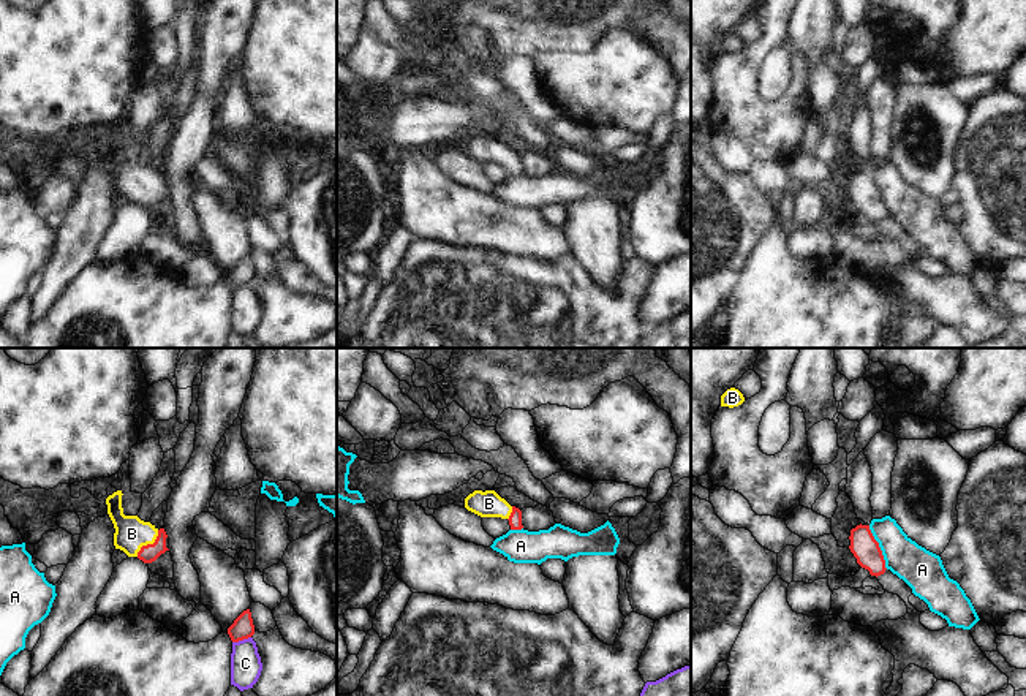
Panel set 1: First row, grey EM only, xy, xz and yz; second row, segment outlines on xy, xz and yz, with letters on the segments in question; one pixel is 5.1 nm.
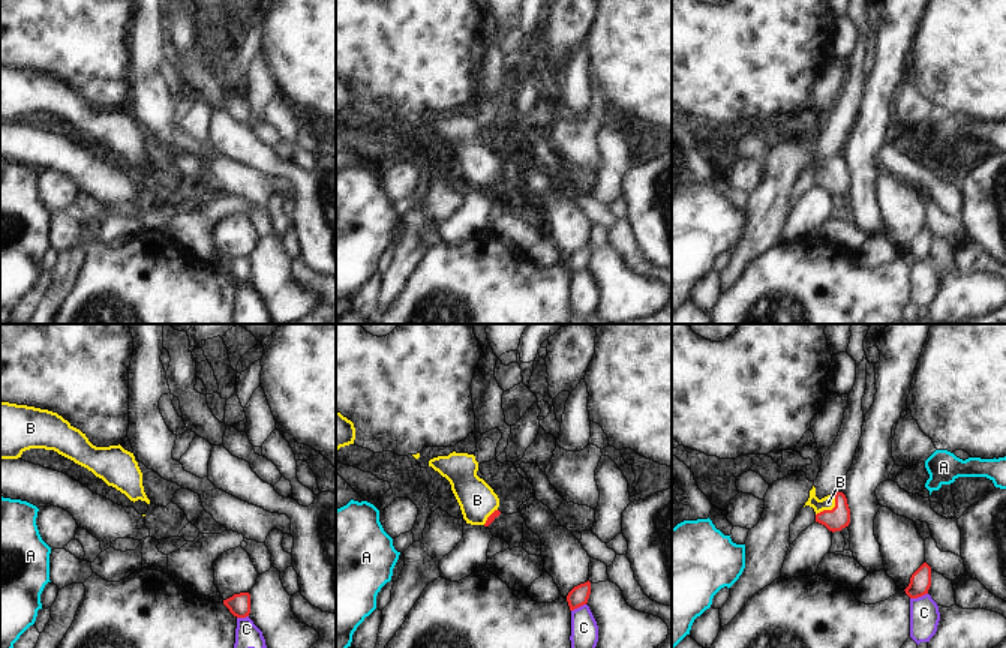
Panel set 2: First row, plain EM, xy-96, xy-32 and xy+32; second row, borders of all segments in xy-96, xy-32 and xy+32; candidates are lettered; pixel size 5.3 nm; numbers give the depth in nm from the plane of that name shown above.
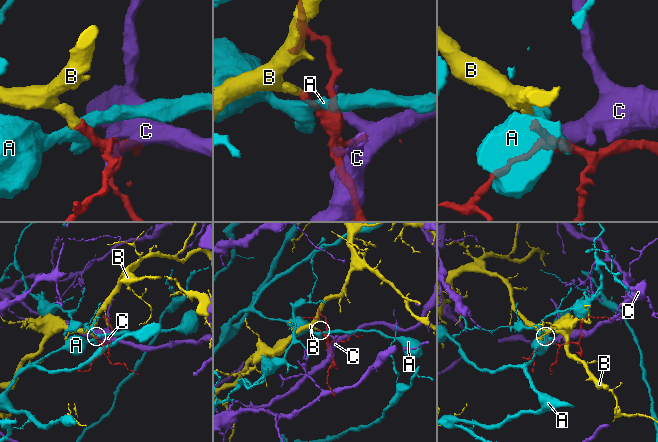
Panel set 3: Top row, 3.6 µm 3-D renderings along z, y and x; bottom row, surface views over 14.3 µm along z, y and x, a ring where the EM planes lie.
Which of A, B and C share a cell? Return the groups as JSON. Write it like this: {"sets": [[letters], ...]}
{"sets": [["A"], ["B"], ["C"]]}

